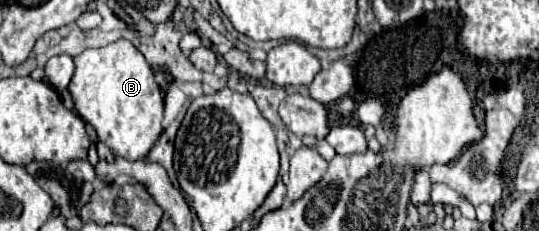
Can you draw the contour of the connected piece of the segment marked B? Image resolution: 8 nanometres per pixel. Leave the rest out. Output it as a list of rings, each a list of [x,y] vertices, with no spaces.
[[[121,38],[109,46],[103,46],[103,48],[85,50],[79,56],[75,56],[75,74],[73,74],[67,90],[73,98],[75,112],[95,128],[99,142],[103,142],[107,148],[111,148],[117,156],[121,156],[125,160],[145,158],[163,132],[163,126],[161,126],[163,96],[161,96],[161,88],[155,80],[155,72],[149,66],[149,62],[145,60],[145,56],[125,38]]]

